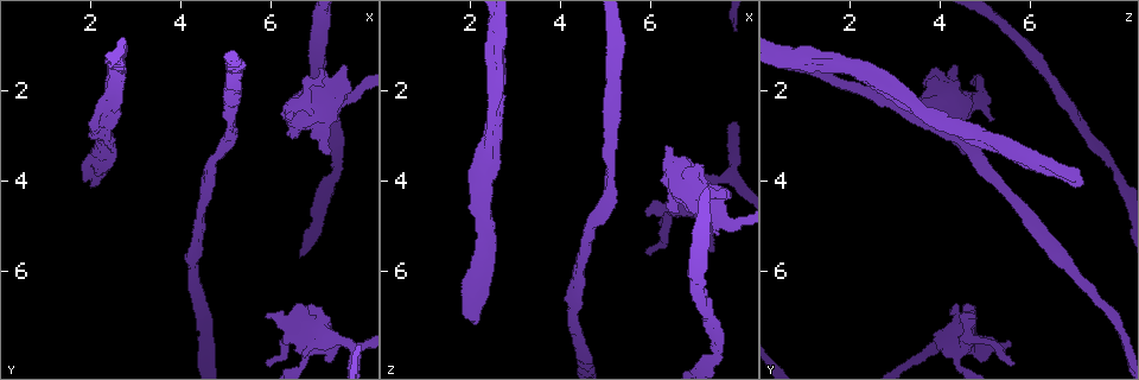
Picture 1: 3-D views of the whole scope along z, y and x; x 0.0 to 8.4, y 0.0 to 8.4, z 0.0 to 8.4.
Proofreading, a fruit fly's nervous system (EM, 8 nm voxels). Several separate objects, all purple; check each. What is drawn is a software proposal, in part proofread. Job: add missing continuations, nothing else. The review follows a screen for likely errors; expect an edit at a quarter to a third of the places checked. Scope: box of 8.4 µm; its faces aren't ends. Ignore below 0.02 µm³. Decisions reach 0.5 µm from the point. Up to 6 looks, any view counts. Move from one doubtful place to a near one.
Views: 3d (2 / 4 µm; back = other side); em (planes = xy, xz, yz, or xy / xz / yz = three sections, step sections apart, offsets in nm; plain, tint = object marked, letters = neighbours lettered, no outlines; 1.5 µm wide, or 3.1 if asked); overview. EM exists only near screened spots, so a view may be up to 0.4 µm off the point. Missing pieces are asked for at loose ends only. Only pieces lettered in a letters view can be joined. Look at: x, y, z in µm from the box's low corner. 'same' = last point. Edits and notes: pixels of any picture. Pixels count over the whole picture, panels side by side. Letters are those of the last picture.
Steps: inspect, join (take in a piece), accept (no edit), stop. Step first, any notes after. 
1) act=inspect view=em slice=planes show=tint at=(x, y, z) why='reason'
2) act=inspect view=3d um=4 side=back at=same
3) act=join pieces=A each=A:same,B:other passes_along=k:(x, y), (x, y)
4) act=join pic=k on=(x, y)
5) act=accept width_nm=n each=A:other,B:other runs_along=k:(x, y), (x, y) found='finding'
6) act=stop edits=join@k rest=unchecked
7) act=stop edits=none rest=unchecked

act=inspect view=em slice=planes show=letters at=(2.20, 4.10, 7.15)

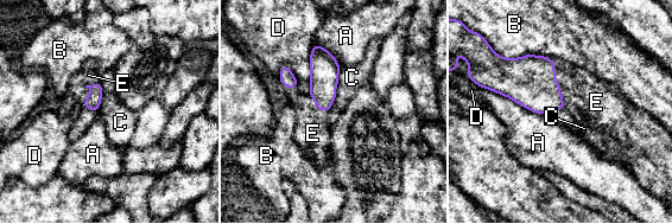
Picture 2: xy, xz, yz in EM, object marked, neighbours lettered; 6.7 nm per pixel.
act=join pieces=E each=A:other,B:other,C:other,D:other,E:same found='the neuron continues'

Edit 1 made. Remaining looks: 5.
act=inspect view=overview

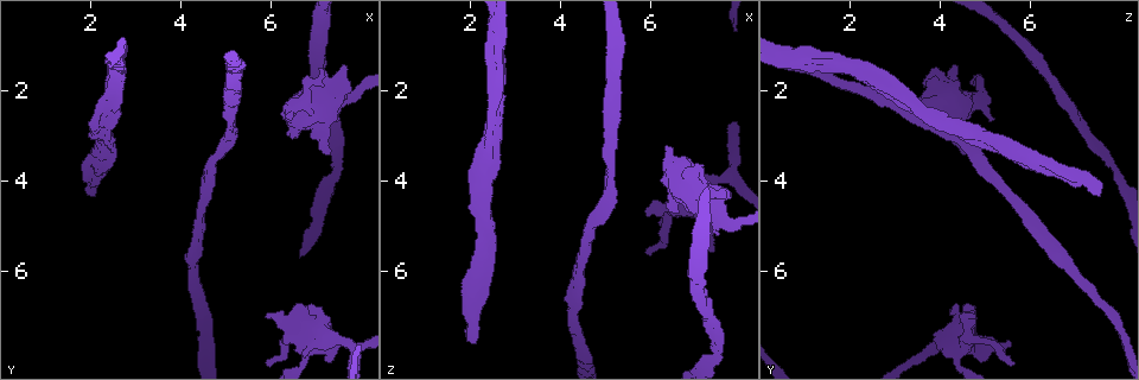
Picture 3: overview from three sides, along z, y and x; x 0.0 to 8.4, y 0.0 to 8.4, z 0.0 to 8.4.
act=inspect view=em slice=xy step=4 show=tint at=(5.95, 7.00, 4.75) why='free end'

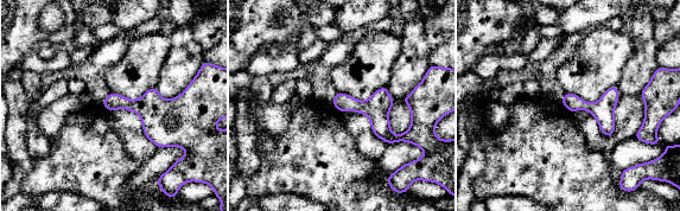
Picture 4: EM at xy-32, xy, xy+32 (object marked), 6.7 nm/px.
act=inspect view=em slice=planes show=letters at=same why='cut it another way'

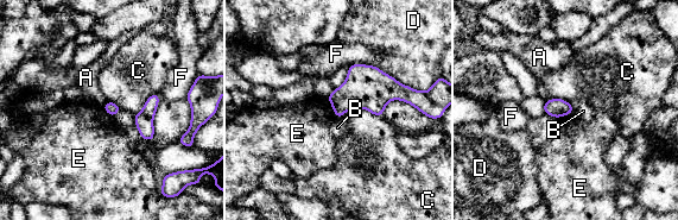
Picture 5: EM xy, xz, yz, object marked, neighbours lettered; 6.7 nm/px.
act=accept each=A:other,B:other,C:other,D:other,E:other,F:other border=5:(327, 98), (337, 117) found='no lettered piece goes on from it'

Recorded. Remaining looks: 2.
act=inspect view=em slice=planes show=letters at=(6.35, 2.65, 3.25)

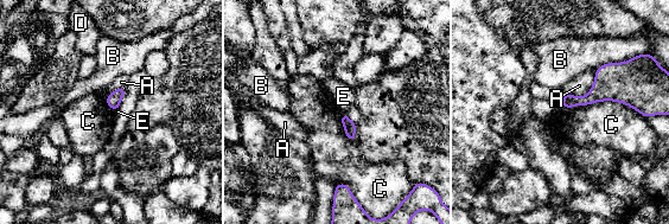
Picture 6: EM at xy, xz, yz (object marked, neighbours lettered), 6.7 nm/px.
act=accept each=A:other,B:other,C:other,D:other,E:other border=6:(561, 104), (618, 101), (644, 117) found='none of them fits'

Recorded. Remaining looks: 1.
act=stop edits=join@2 rest=unchecked

